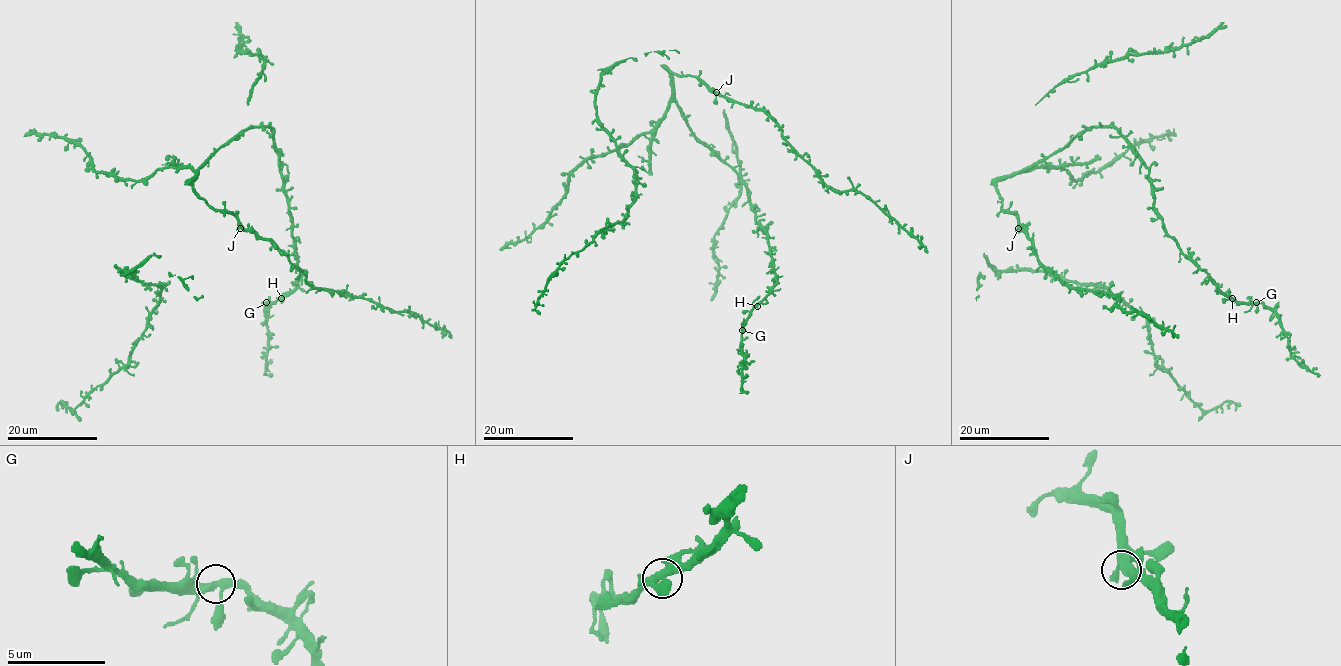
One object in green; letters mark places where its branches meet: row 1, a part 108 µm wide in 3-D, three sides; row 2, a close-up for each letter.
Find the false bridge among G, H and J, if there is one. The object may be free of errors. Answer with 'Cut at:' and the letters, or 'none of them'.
Cut at: none of them

